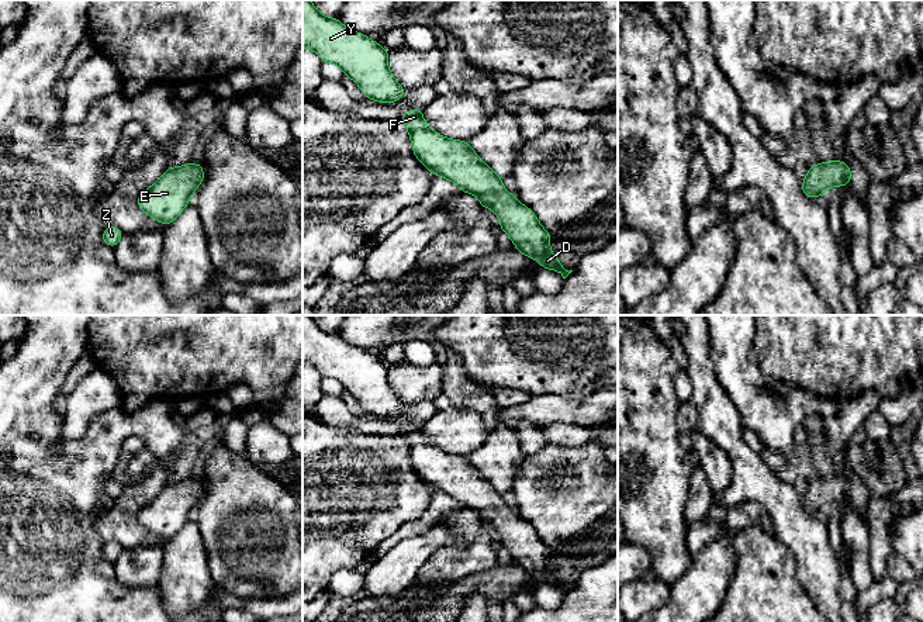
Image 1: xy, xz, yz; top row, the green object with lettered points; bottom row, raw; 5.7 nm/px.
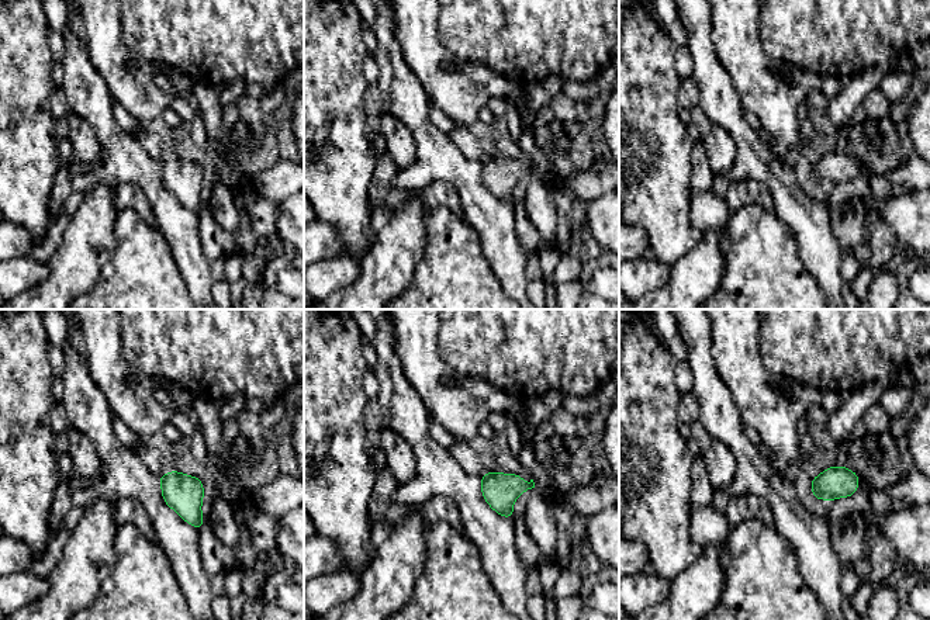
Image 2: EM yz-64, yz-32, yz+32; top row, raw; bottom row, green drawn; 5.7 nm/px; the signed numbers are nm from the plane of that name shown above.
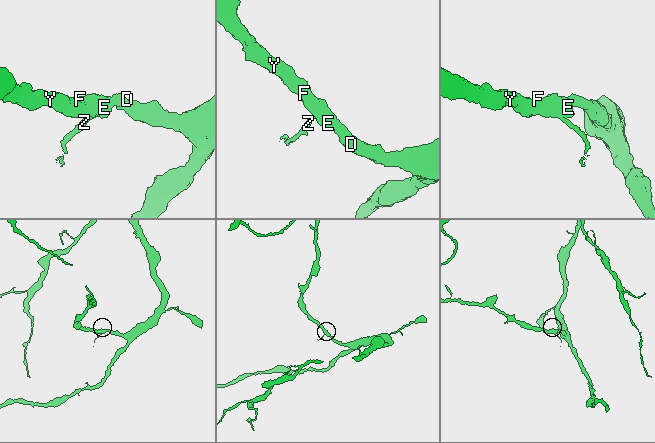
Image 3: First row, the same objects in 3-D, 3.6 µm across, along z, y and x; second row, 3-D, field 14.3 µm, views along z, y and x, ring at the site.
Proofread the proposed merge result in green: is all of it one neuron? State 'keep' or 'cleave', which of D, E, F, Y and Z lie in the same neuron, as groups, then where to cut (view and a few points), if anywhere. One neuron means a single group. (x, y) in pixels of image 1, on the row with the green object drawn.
keep | D E F Y Z | no cut

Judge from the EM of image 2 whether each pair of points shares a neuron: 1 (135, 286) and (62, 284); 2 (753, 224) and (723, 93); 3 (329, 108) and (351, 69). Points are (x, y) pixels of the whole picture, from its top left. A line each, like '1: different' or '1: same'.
1: different
2: different
3: same

